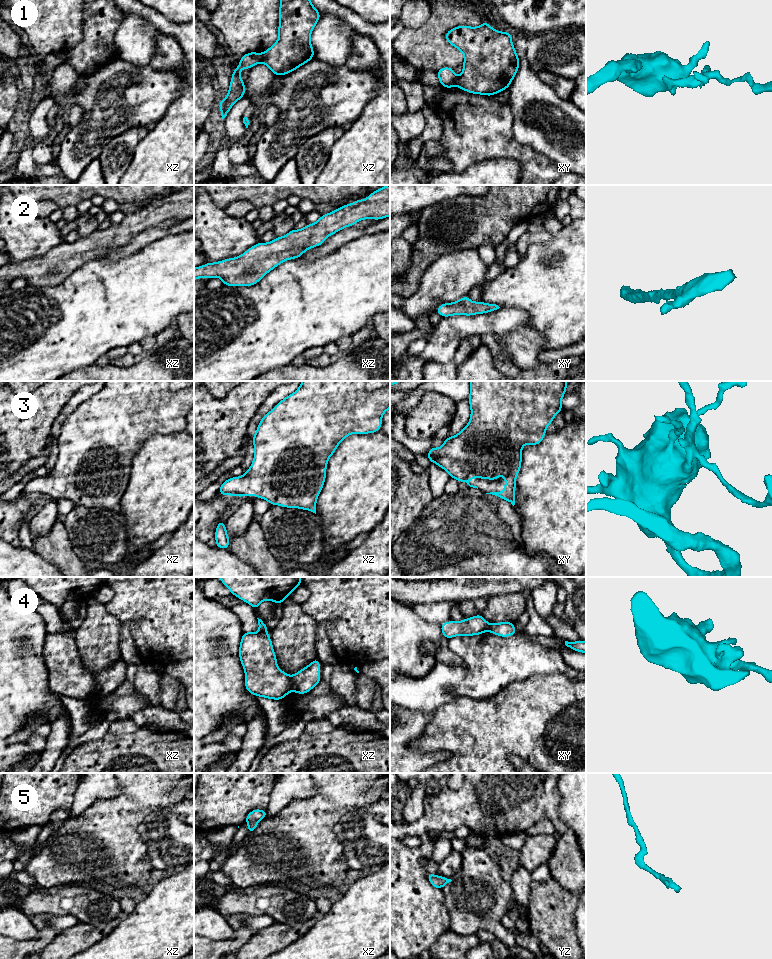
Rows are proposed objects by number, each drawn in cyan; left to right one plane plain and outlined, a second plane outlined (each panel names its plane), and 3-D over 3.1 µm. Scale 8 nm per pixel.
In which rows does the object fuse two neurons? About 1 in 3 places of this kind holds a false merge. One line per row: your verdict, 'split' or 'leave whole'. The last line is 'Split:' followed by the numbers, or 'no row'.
1: split
2: leave whole
3: leave whole
4: split
5: leave whole
Split: 1, 4

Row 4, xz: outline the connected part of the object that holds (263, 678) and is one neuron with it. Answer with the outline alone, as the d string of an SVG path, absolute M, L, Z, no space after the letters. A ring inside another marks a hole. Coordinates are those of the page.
M257 619L259 631L243 632L239 647L239 658L245 671L245 688L255 696L280 700L294 690L293 684L290 676L278 668L272 641L266 632L269 628L261 619Z

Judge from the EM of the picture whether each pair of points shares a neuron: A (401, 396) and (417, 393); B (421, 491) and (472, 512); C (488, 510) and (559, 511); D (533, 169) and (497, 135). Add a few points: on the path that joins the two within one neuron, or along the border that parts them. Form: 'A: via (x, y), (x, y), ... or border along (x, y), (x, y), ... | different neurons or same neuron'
A: via (405, 396), (413, 396) | same neuron
B: border along (434, 497), (418, 515) | different neurons
C: border along (513, 506), (520, 517), (521, 533) | different neurons
D: via (524, 160), (506, 144) | same neuron

